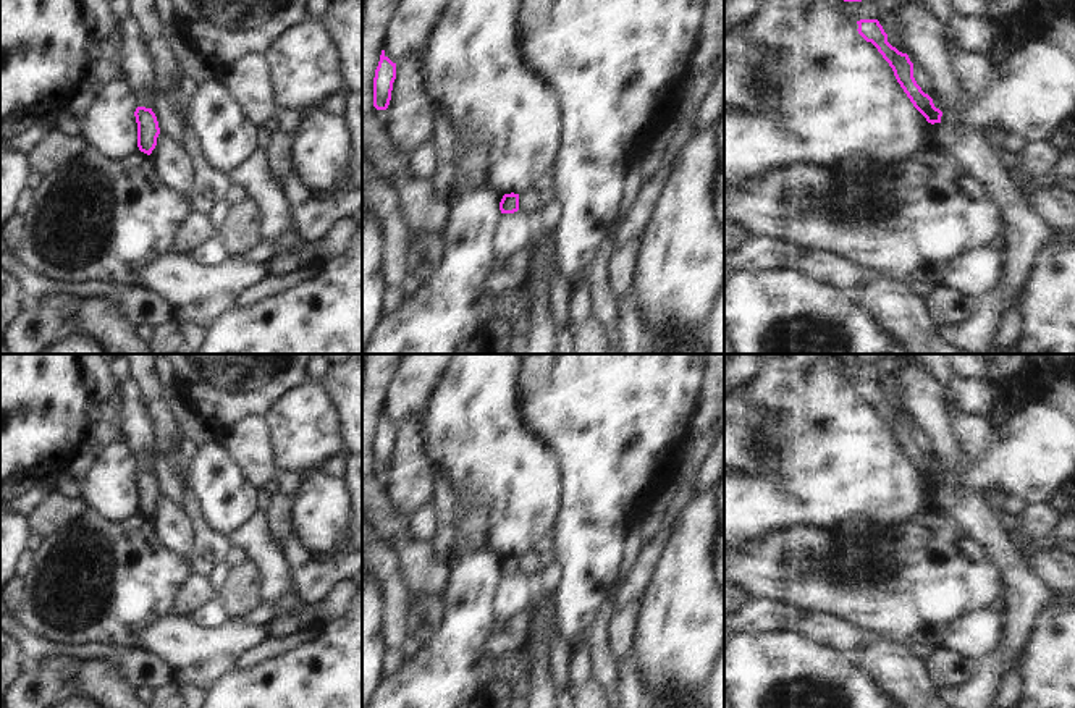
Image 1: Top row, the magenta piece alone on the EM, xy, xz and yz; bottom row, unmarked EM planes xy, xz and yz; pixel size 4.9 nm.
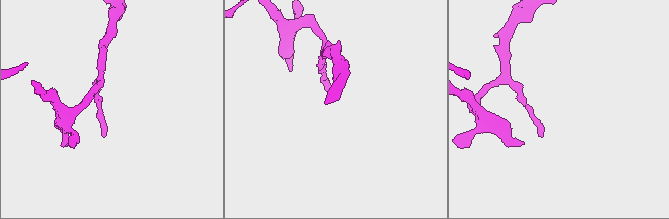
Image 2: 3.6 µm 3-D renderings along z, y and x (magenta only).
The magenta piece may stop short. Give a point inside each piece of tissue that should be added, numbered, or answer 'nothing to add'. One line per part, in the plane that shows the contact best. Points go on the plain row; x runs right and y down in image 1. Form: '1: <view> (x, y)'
nothing to add

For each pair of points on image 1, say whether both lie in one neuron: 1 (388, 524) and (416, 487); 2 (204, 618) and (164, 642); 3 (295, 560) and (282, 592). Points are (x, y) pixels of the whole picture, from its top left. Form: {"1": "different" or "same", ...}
{"1": "different", "2": "different", "3": "different"}

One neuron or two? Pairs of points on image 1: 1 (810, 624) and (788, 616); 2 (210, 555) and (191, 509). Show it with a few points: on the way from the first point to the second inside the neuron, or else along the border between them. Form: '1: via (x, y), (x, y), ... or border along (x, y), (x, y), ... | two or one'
1: border along (810, 615), (799, 623), (796, 631) | two
2: via (207, 543), (196, 521) | one

